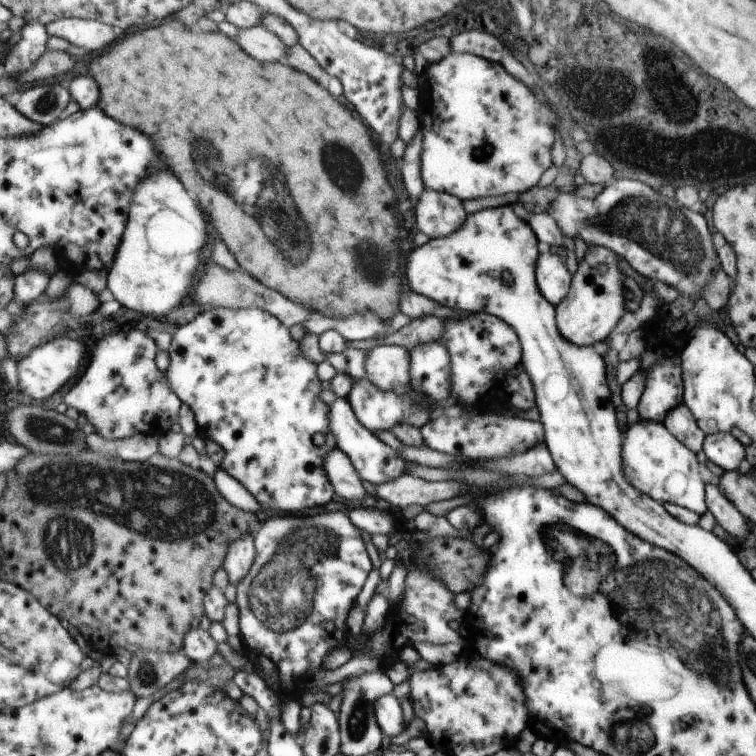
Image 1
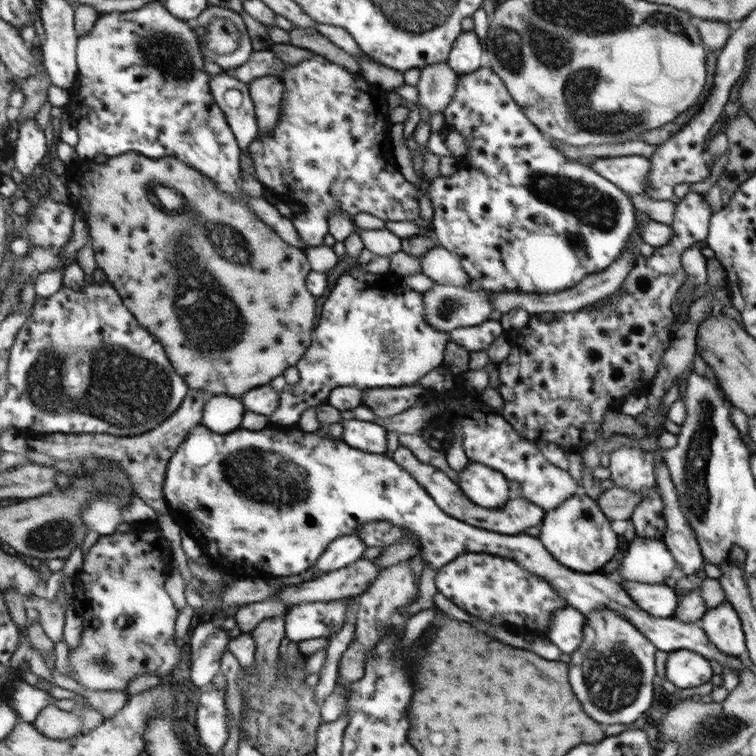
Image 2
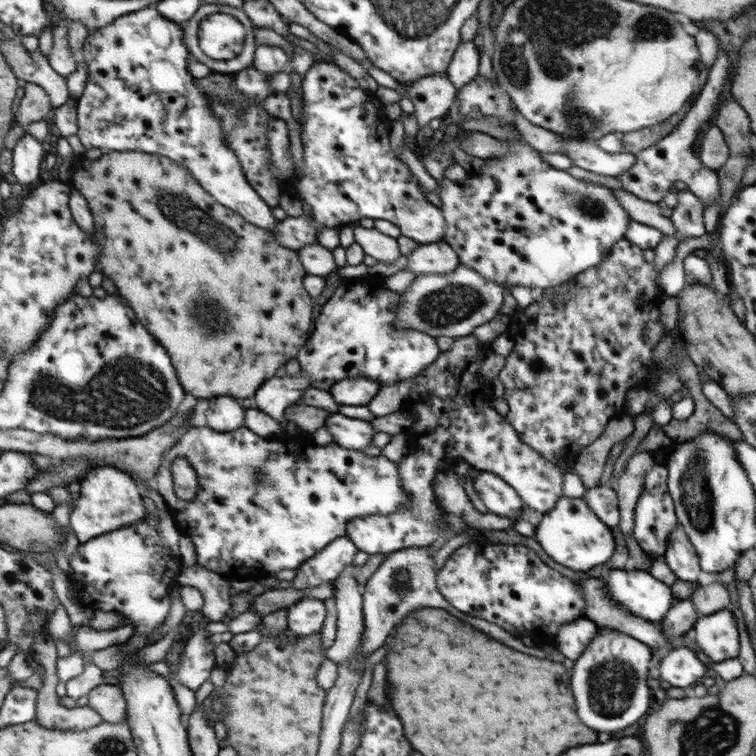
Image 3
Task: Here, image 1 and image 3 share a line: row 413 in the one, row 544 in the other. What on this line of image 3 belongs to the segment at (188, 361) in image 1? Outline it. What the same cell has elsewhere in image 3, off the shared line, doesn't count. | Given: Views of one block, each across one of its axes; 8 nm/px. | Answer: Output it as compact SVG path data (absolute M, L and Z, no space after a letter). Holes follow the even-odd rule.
M203 425L190 428L169 451L165 452L163 463L159 467L159 474L155 477L155 489L163 496L167 509L172 513L173 519L176 520L176 526L180 529L180 533L188 536L192 541L194 550L196 551L196 564L215 570L217 574L221 574L229 582L233 582L233 580L239 580L239 582L243 582L243 580L258 581L269 578L269 576L272 576L275 572L279 572L279 570L283 570L283 568L289 568L296 572L301 568L301 565L308 562L313 556L319 555L322 551L321 548L327 547L333 539L346 536L347 524L357 517L363 517L363 515L391 515L393 512L403 509L409 503L411 496L408 496L408 493L405 492L398 470L399 468L395 461L391 461L381 454L368 456L361 451L341 448L340 445L334 443L320 446L313 443L306 435L289 436L285 434L274 438L265 438L264 436L259 436L259 434L245 425L229 432L217 431ZM177 457L189 459L191 465L197 470L199 494L196 494L197 498L195 500L185 500L185 498L181 498L176 492L174 462Z

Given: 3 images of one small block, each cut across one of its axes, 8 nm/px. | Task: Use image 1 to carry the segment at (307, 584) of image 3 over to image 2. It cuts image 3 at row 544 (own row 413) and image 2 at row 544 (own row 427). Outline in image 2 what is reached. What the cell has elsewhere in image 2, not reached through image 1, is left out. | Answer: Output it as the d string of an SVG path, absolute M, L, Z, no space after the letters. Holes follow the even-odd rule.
M356 533L340 536L332 540L325 547L325 550L321 552L321 558L317 559L315 568L321 570L323 574L327 574L331 570L347 566L347 564L355 559L361 558L366 548L367 546L357 538Z

